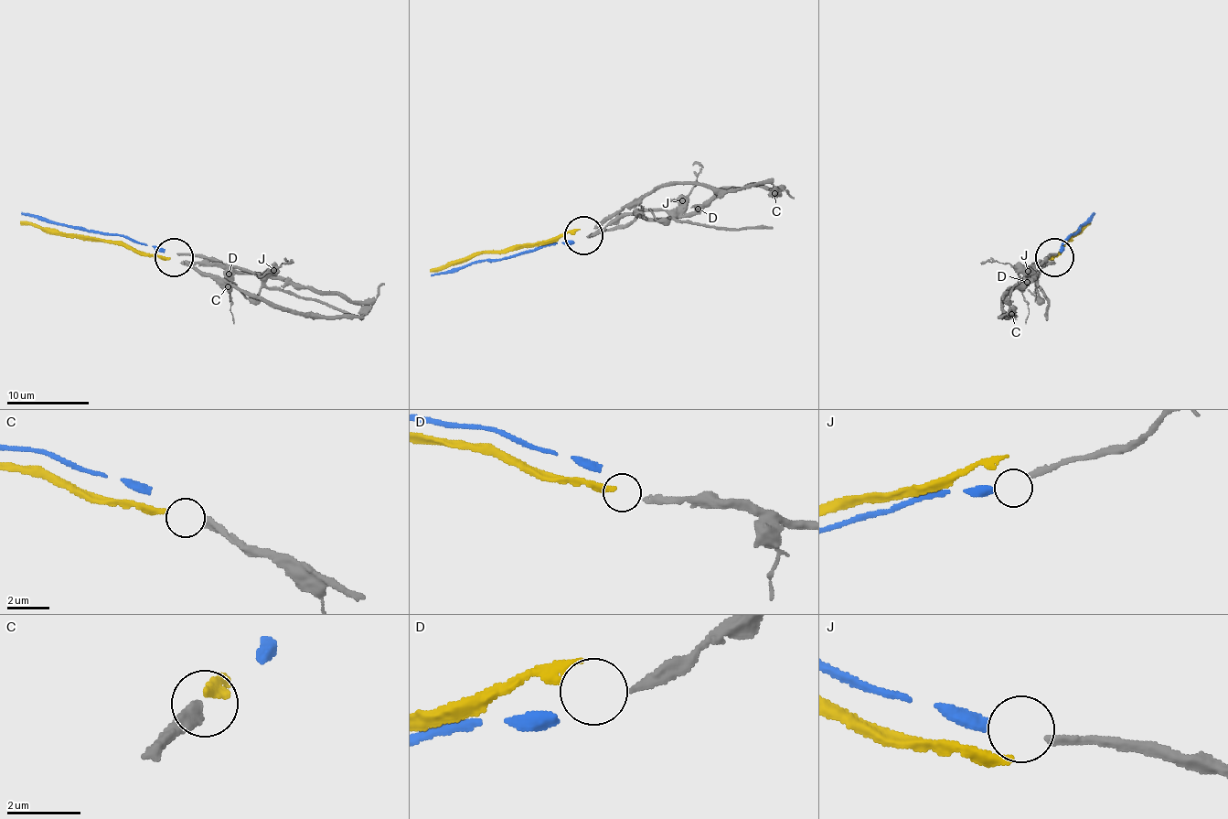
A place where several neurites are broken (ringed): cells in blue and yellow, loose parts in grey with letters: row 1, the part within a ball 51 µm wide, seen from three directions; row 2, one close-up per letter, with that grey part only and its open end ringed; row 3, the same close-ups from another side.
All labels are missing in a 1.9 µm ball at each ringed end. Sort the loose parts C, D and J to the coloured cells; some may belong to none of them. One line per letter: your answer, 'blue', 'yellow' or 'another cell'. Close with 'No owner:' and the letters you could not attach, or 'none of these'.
C: yellow
D: another cell
J: blue
No owner: D

